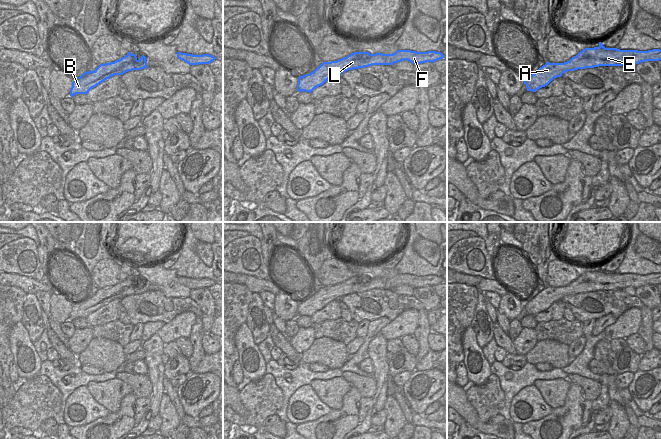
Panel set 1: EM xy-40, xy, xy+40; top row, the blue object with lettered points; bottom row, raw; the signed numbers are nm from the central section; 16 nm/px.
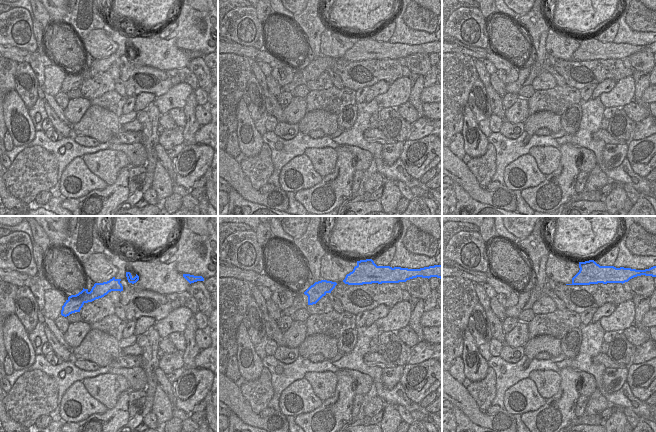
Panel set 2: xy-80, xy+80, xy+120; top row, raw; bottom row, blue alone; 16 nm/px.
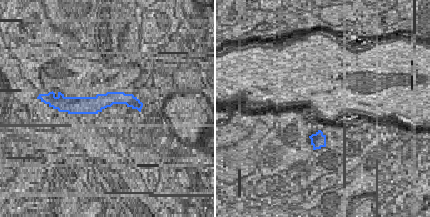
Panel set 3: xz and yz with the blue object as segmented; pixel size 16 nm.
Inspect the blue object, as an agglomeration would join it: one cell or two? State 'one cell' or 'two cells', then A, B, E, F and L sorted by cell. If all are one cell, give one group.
one cell; groups A B E F L

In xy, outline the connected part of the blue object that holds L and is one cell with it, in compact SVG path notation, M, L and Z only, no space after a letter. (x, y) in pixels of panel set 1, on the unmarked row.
M397 274L393 278L369 276L354 276L337 285L323 286L310 298L299 300L297 315L311 317L315 312L323 309L328 303L340 300L343 296L353 293L369 291L372 289L393 289L404 284L412 288L435 286L443 283L441 276L428 275L416 276L411 274Z

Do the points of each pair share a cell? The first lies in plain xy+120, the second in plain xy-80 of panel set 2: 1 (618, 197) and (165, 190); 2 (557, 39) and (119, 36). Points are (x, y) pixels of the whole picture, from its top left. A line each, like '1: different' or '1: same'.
1: same
2: different

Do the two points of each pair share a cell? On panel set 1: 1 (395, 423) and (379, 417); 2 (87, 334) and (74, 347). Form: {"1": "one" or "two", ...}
{"1": "two", "2": "one"}

